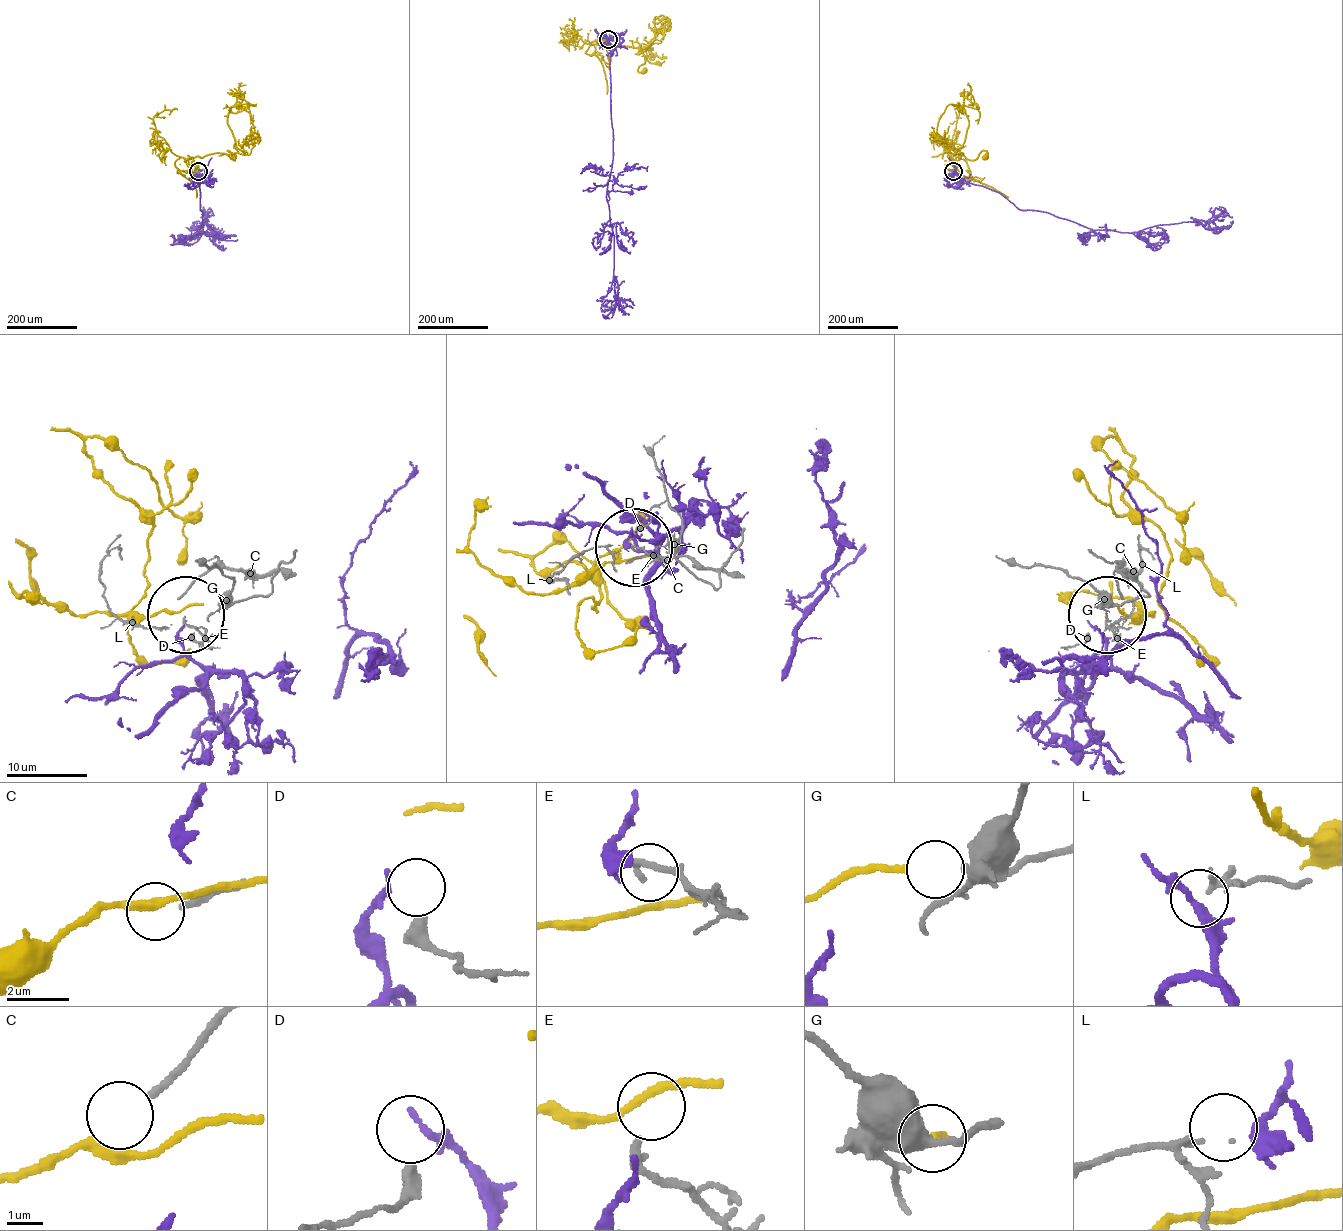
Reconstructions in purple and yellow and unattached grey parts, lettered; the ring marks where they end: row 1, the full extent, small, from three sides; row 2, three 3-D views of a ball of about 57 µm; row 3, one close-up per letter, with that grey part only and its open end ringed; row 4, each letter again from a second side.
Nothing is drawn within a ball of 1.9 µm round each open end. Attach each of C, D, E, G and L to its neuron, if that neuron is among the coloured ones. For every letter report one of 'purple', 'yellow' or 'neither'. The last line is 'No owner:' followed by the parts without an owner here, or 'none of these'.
C: neither
D: neither
E: neither
G: yellow
L: purple
No owner: C, D, E

